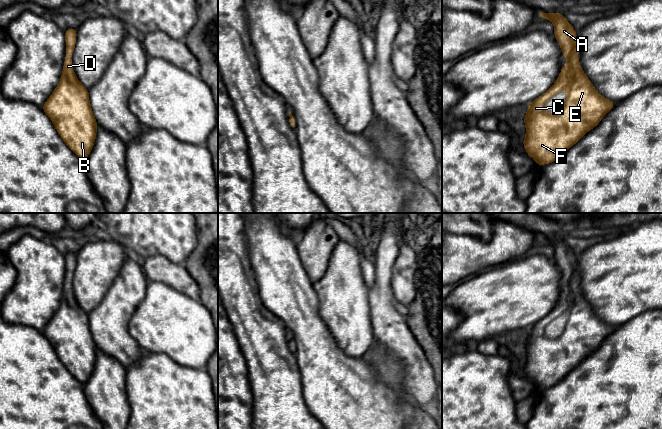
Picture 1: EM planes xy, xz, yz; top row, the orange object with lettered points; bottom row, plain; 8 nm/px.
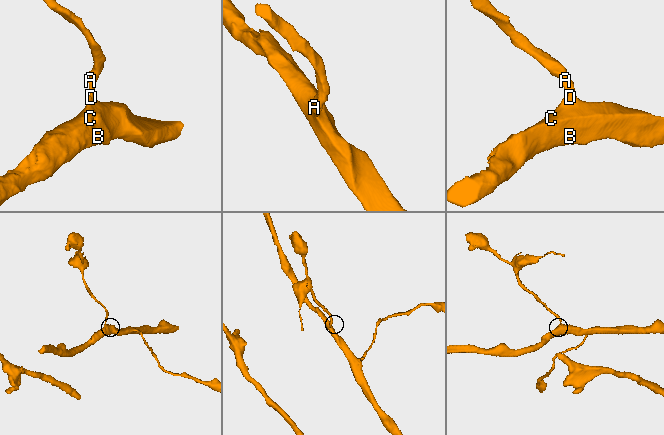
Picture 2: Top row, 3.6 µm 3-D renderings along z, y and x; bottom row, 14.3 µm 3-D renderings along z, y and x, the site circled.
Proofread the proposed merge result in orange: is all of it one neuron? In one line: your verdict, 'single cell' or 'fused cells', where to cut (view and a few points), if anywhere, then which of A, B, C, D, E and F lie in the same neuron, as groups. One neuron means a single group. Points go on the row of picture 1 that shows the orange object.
single cell; cut none; groups A B C D E F

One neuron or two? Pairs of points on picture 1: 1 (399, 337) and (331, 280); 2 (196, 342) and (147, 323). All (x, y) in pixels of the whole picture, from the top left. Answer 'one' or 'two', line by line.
1: two
2: one

